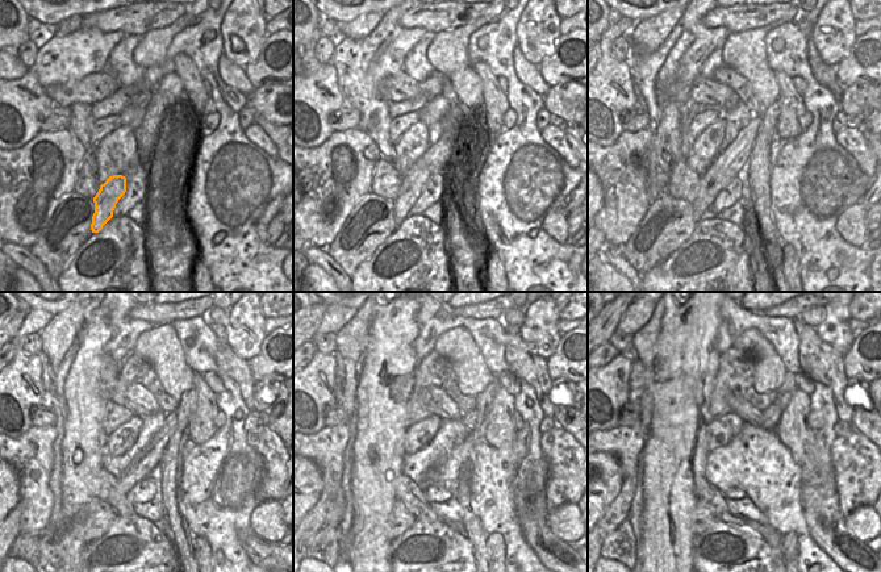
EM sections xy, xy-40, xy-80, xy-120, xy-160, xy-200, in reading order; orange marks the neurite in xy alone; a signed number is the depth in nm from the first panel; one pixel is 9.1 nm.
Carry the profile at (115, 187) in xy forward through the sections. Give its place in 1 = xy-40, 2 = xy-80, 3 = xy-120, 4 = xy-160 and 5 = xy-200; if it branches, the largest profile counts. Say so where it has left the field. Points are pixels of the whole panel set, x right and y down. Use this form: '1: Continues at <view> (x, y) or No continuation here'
1: Continues at xy-40 (434, 159)
2: Continues at xy-80 (725, 167)
3: Continues at xy-120 (141, 466)
4: Continues at xy-160 (470, 420)
5: Continues at xy-200 (771, 417).

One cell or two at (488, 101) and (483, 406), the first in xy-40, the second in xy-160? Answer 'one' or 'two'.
two

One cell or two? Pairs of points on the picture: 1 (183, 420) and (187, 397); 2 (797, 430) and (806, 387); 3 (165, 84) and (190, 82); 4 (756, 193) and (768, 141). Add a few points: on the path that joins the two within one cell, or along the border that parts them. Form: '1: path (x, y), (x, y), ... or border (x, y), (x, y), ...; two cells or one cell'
1: path (183, 414), (187, 403); one cell
2: border (798, 388), (809, 396); two cells
3: border (174, 71), (183, 84), (183, 97); two cells
4: path (759, 180), (759, 167), (764, 154); one cell

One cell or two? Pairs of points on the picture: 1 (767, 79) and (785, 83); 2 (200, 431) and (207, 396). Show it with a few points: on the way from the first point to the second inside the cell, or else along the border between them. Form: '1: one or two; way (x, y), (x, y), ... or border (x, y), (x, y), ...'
1: two; border (773, 71), (779, 87), (777, 99)
2: one; way (203, 422), (205, 405)

